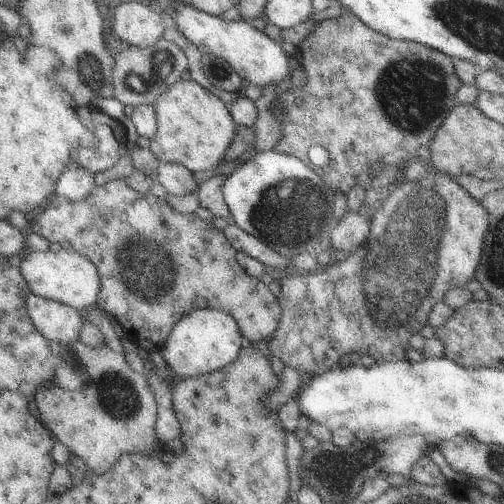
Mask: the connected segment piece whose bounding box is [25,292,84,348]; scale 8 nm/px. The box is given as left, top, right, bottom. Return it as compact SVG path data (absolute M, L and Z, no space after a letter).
M32 292L25 296L25 305L35 327L49 341L64 343L69 348L79 339L84 320L79 310L58 301L39 297Z

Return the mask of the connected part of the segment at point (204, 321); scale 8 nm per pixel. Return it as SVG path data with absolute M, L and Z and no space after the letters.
M200 309L184 315L174 325L161 353L180 379L199 377L231 365L241 351L242 338L243 334L233 316L216 309Z

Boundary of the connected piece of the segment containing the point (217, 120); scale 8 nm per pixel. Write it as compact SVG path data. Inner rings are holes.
M181 78L158 97L155 106L157 131L150 150L160 162L184 165L190 172L214 169L237 134L229 109L214 93L191 78Z

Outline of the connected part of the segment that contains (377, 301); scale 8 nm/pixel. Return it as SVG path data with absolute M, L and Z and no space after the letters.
M430 168L428 176L420 181L406 181L402 178L400 184L392 189L389 197L385 200L380 197L380 191L366 194L362 210L359 210L359 213L372 221L369 237L366 238L364 245L355 250L346 260L334 262L326 268L319 269L314 274L295 270L288 272L280 281L282 292L279 296L279 303L283 310L282 316L278 328L272 333L272 336L267 338L266 342L268 342L269 350L274 356L280 358L285 366L294 367L300 374L306 374L306 372L324 374L332 370L332 366L342 364L345 359L349 359L352 352L372 356L378 364L408 361L406 350L410 347L410 338L418 332L420 333L420 329L427 325L430 309L434 304L443 300L448 290L454 287L465 287L475 277L480 258L482 258L484 237L488 230L488 220L490 220L488 211L455 178L432 168Z

